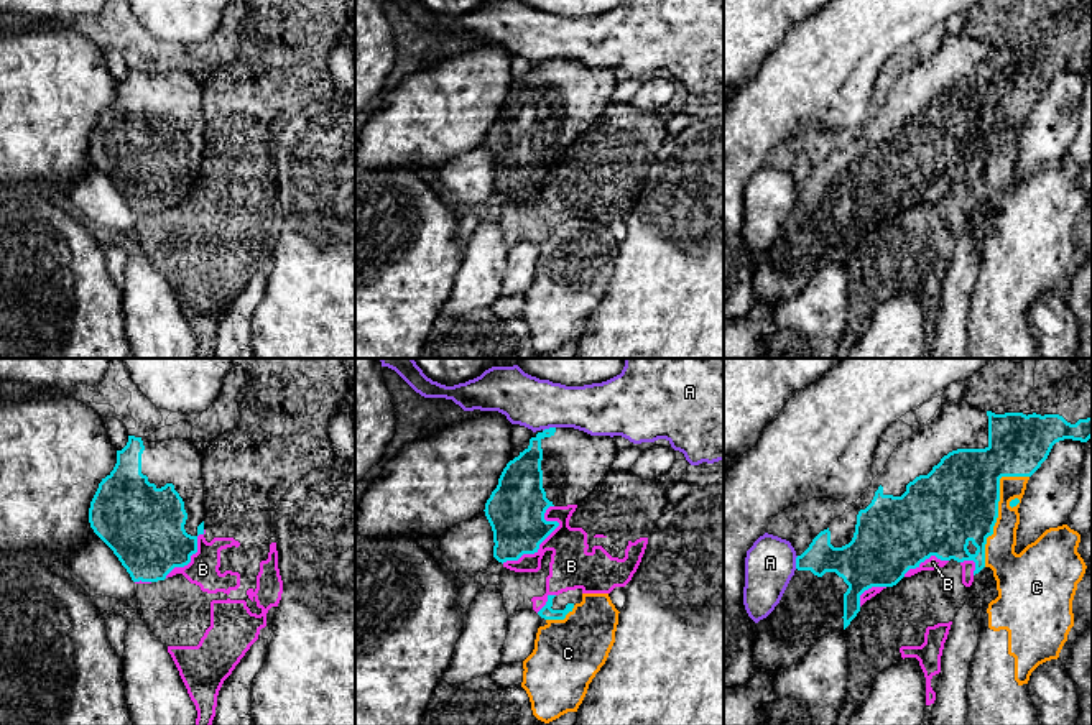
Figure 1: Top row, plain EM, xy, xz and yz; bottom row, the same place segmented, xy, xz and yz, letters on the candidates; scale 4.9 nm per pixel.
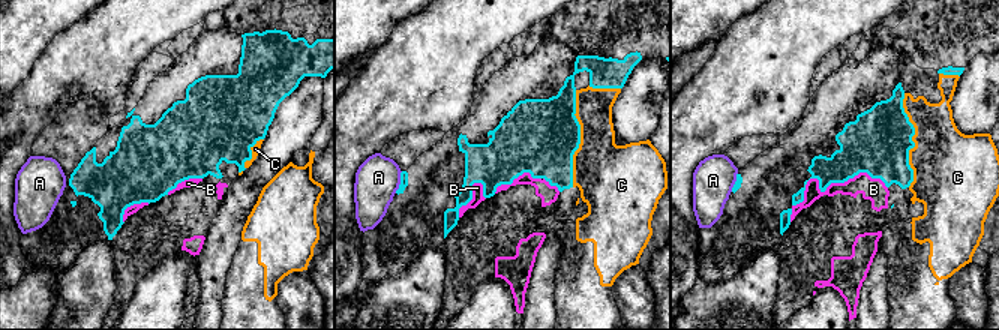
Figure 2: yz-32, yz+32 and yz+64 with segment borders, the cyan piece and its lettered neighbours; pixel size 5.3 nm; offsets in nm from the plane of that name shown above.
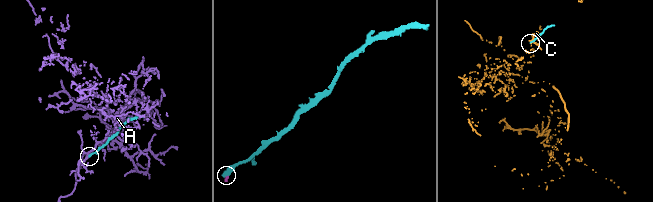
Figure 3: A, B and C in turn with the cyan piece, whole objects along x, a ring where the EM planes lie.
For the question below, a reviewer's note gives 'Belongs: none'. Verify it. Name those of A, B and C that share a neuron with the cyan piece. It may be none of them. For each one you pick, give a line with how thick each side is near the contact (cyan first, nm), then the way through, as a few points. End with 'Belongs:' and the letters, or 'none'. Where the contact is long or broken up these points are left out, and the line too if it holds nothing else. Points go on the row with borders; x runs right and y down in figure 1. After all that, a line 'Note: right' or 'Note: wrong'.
Belongs: none
Note: right

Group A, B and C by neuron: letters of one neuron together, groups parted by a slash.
A / B / C

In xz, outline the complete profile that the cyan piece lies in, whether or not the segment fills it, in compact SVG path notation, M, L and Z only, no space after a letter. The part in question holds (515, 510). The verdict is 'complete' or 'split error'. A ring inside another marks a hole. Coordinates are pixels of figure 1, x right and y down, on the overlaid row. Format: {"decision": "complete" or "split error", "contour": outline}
{"decision": "split error", "contour": "M574 427L541 429L523 446L513 447L484 510L493 531L493 557L503 564L538 552L539 544L559 526L558 521L544 520L546 510L579 505L612 472L617 454L610 436L590 436Z"}

